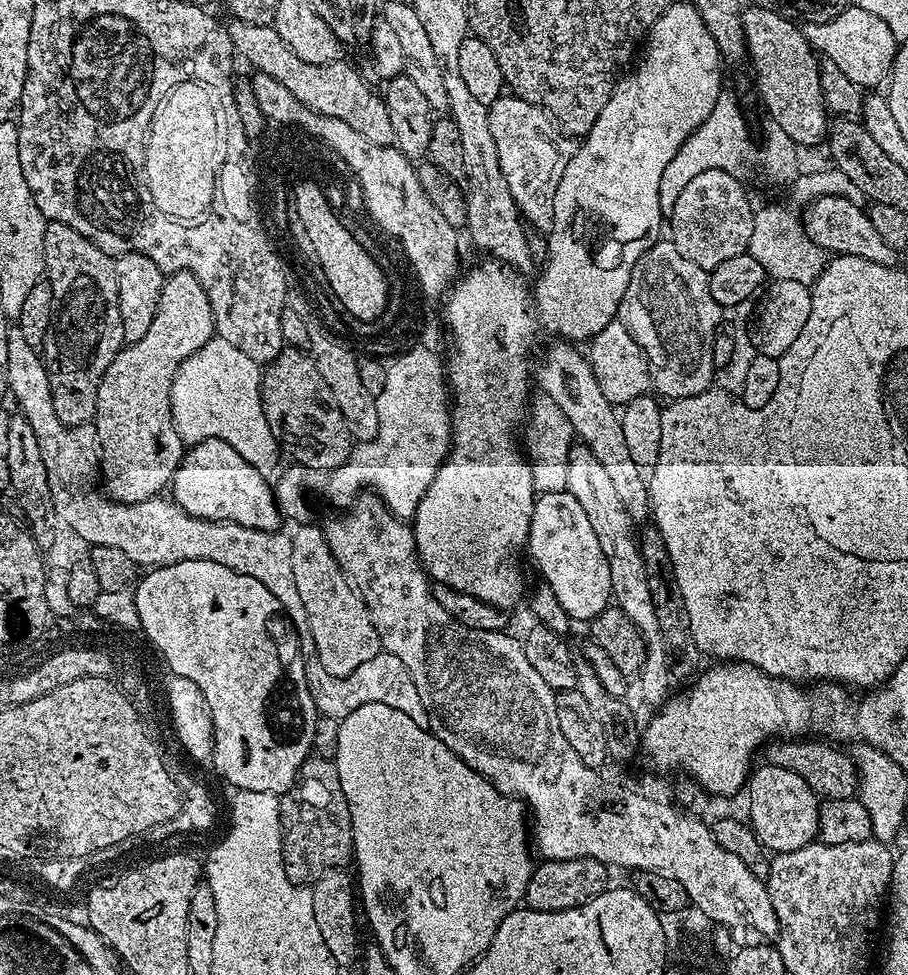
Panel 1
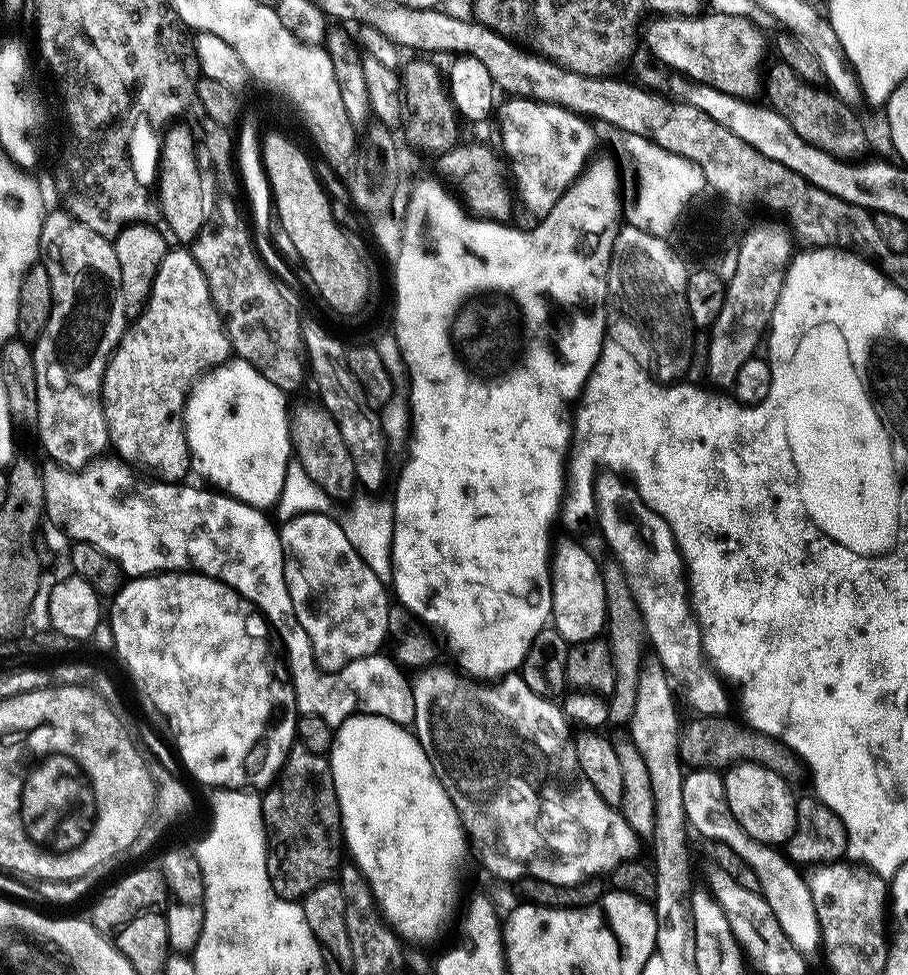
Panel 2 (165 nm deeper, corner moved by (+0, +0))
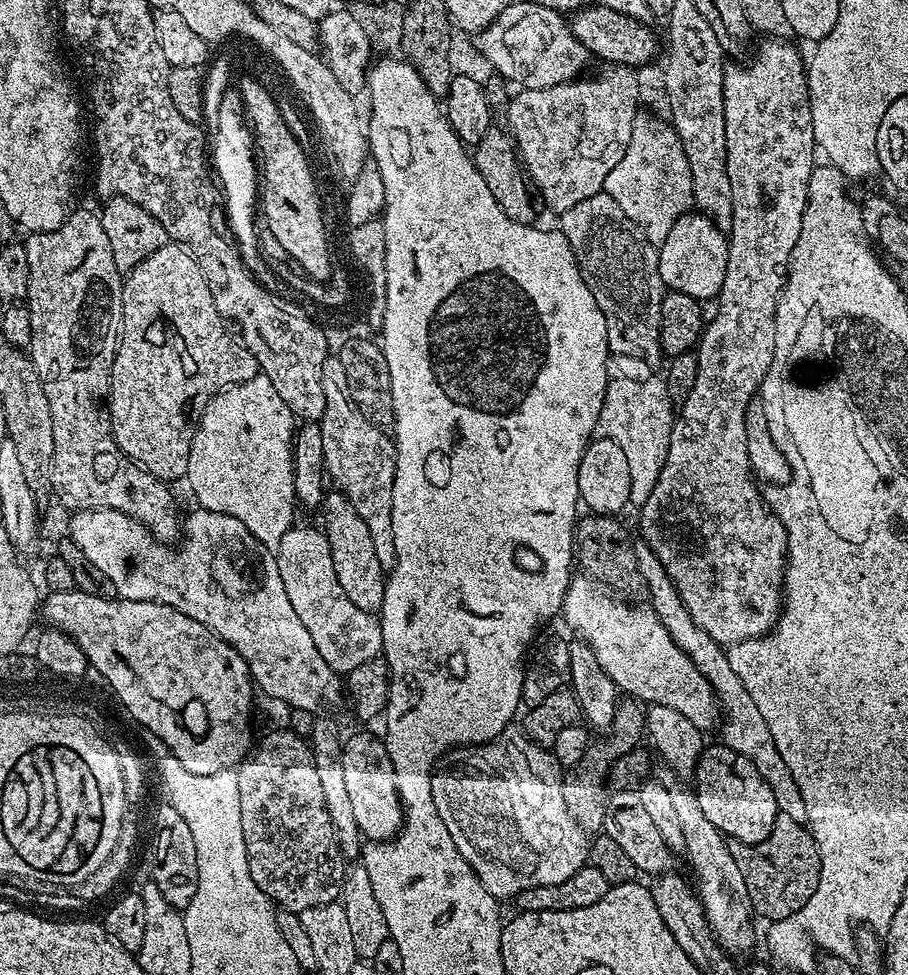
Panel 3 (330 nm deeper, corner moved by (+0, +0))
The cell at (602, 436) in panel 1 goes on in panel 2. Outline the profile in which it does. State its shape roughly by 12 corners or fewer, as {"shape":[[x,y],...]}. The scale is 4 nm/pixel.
{"shape":[[597,479],[594,520],[655,659],[704,718],[729,689],[704,654],[668,523]]}

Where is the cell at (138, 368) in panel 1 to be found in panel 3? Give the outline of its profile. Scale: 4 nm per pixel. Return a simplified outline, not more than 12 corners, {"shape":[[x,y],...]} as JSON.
{"shape":[[187,248],[122,280],[106,407],[159,480],[258,374]]}

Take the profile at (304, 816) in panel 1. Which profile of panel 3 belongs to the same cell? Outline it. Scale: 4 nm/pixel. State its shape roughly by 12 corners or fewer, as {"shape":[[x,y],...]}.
{"shape":[[274,729],[235,769],[250,878],[299,913],[346,861],[312,745]]}

